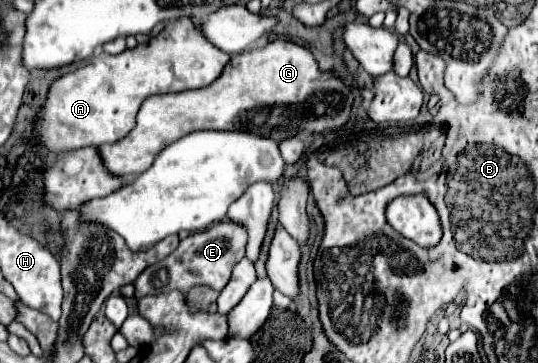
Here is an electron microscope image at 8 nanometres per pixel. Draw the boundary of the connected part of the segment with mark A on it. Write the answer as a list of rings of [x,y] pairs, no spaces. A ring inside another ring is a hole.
[[[178,18],[174,22],[168,22],[164,30],[158,36],[150,38],[146,44],[138,44],[132,50],[126,48],[124,52],[116,56],[102,52],[94,56],[86,66],[80,66],[78,70],[60,76],[56,82],[52,82],[52,88],[48,88],[44,108],[40,108],[40,112],[36,114],[36,122],[32,130],[36,140],[40,140],[40,144],[48,146],[52,152],[66,152],[66,150],[78,150],[84,146],[100,146],[108,142],[118,142],[136,124],[136,114],[148,96],[194,90],[194,88],[204,88],[212,84],[222,74],[230,56],[214,48],[208,40],[204,40],[204,36],[198,32],[198,24],[200,20]]]

